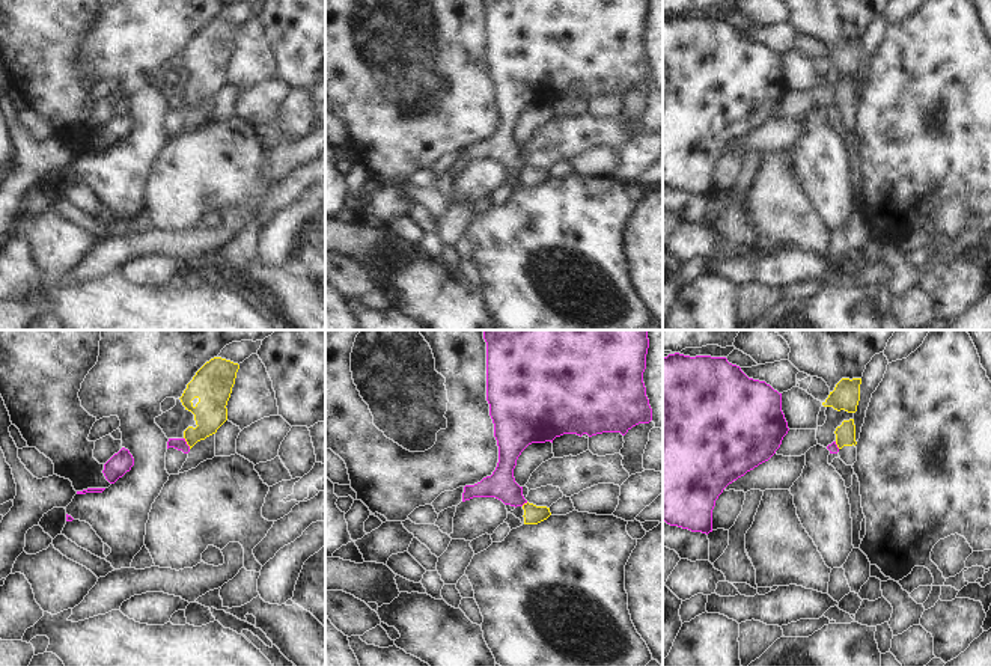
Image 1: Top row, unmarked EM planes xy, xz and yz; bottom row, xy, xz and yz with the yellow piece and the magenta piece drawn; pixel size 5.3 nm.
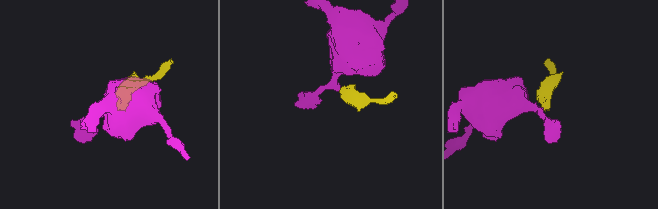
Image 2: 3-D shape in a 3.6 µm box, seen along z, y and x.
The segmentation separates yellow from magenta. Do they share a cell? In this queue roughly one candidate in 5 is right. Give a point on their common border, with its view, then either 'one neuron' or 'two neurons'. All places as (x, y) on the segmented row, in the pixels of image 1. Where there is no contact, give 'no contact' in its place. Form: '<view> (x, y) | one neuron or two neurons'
xy (187, 443) | two neurons

